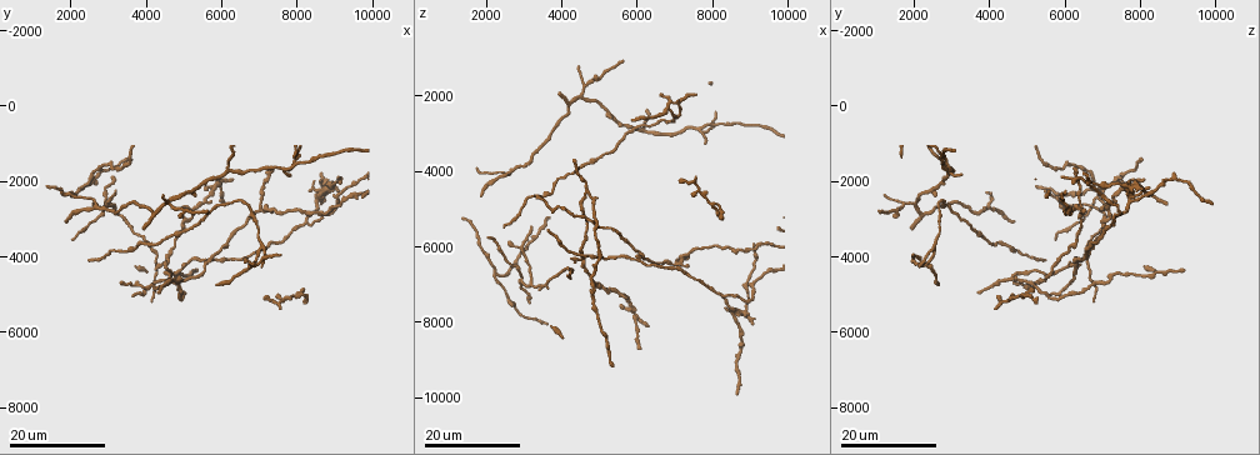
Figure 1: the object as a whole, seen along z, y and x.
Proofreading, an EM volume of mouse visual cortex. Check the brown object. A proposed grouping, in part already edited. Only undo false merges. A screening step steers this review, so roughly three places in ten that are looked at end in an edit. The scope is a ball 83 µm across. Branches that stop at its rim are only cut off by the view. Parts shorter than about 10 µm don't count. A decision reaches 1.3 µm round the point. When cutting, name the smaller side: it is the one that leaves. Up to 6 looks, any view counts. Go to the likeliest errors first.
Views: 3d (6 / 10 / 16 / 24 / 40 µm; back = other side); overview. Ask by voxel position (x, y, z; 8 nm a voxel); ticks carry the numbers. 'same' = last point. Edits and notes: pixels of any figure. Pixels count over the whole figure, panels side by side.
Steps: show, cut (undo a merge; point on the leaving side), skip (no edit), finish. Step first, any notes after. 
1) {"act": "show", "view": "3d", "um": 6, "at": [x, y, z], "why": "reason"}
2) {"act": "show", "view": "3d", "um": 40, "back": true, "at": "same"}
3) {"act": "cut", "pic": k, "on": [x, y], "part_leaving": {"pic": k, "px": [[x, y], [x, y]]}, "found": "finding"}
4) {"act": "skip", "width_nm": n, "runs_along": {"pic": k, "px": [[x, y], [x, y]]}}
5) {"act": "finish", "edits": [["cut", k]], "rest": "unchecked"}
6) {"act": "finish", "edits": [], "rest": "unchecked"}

{"act": "show", "view": "3d", "um": 16, "at": [7650, 1650, 2850], "why": "thin arm on a thick one"}

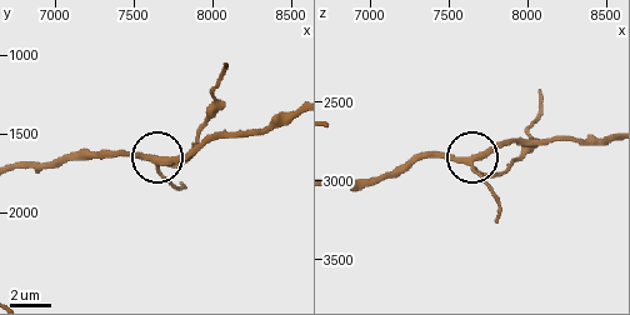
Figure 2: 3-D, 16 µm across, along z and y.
{"act": "show", "view": "3d", "um": 10, "at": [7640, 1700, 2900]}

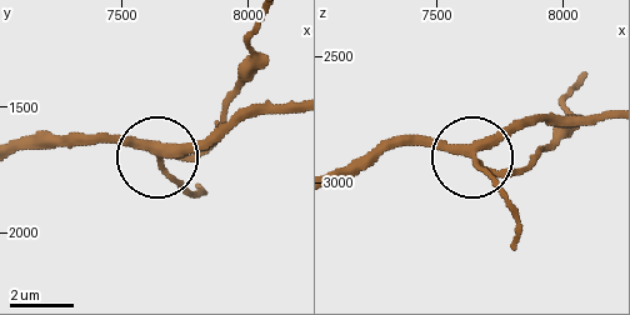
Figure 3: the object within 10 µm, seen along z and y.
{"act": "skip", "side_arm_um": 18, "runs_along": {"pic": 3, "px": [[343, 175], [406, 143], [448, 143], [495, 166], [534, 161]]}, "found": "all the same neuron"}

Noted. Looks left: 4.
{"act": "show", "view": "3d", "um": 16, "at": [7050, 2750, 6400], "why": "looks like a crossing"}

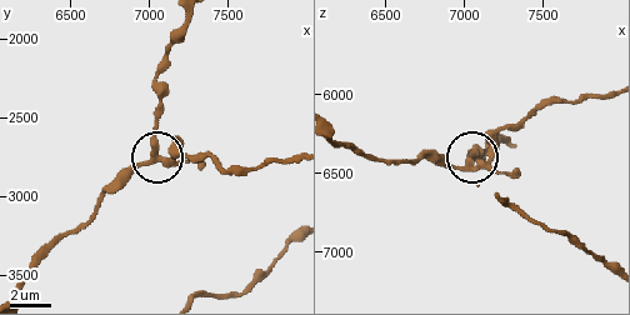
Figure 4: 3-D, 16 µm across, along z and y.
{"act": "show", "view": "3d", "um": 6, "at": [7060, 2720, 6440]}

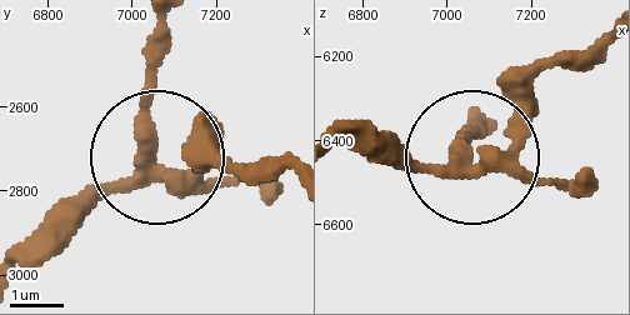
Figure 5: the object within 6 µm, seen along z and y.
{"act": "skip", "runs_along": {"pic": 5, "px": [[24, 260], [64, 241], [154, 161], [158, 26]]}, "found": "all the same neuron"}

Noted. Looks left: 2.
{"act": "show", "view": "3d", "um": 16, "at": [4900, 4850, 5200], "why": "a fork"}

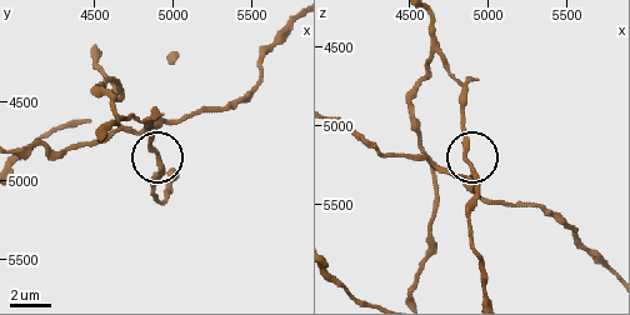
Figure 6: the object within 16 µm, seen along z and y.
{"act": "show", "view": "3d", "um": 6, "at": [4860, 4800, 5220]}

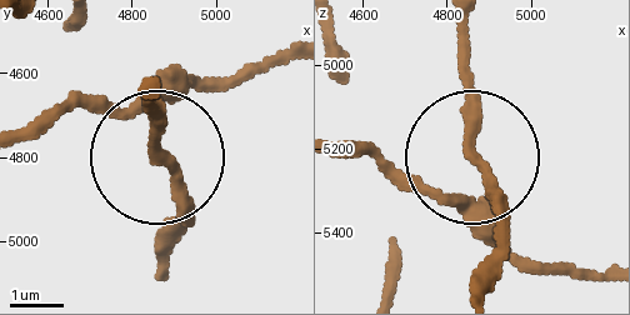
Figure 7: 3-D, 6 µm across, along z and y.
{"act": "skip", "side_arm_um": 40, "runs_along": {"pic": 7, "px": [[456, 31], [469, 153], [505, 243]]}, "found": "continuous, no second neuron"}

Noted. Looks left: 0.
{"act": "finish", "edits": [], "rest": "unchecked"}

